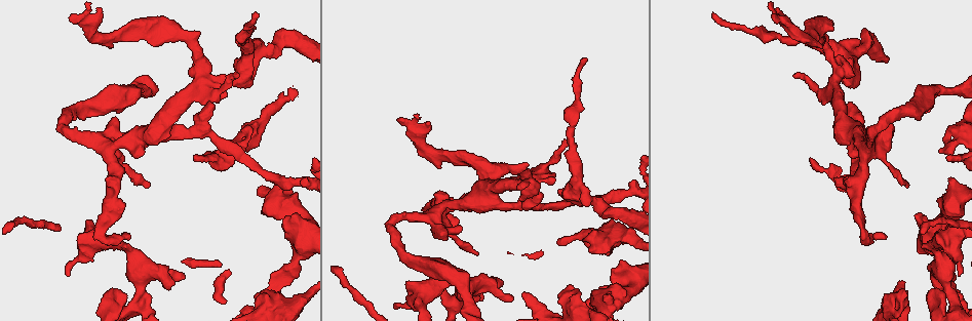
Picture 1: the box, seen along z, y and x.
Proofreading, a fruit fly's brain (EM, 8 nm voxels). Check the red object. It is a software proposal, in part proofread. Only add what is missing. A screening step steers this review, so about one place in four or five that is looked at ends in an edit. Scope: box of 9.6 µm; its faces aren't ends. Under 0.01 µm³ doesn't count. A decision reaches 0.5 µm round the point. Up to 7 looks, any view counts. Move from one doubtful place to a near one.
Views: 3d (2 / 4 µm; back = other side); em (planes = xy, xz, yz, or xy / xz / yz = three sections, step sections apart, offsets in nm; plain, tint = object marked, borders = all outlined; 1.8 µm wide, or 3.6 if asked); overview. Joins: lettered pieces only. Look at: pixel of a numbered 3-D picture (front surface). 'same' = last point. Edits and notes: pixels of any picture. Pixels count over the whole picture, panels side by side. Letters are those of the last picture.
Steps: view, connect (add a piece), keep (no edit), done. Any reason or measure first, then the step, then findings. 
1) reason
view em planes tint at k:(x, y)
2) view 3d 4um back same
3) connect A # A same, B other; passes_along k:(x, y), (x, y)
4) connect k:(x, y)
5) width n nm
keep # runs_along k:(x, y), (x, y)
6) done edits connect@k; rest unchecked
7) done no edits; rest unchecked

calibre changes
view em 3.6um xy step 4 plain at 1:(440, 155)

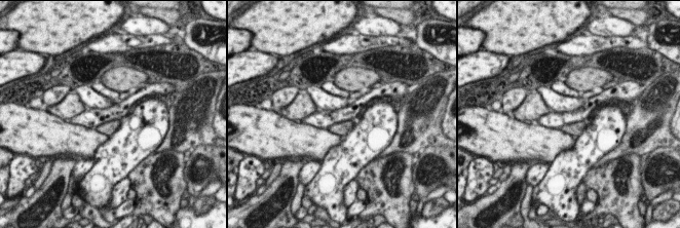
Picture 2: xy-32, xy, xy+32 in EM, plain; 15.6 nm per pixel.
see the neighbours
view em 3.6um xy step 4 borders same

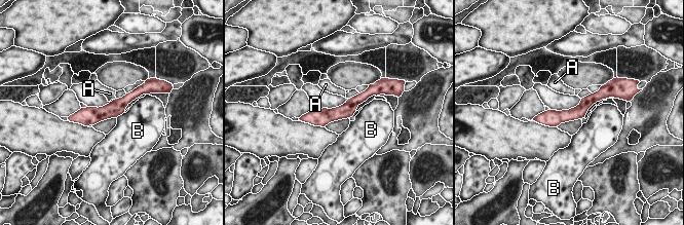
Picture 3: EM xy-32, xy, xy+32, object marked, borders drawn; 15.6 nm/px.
longest_contact B 150 nm
keep # A other, B other; border 3:(123, 112), (116, 117); no lettered piece goes on from it

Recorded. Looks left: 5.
thick end
view 3d 2um at 1:(519, 199)

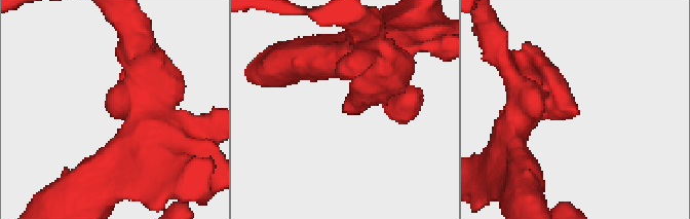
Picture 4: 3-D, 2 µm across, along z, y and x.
shape alone is not enough
view em yz step 4 borders at 4:(577, 114)

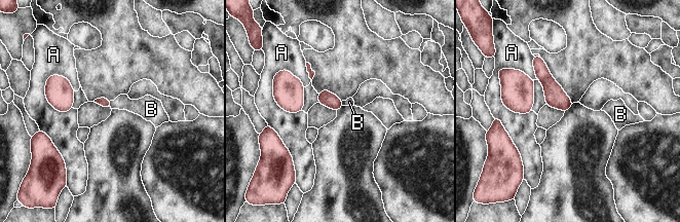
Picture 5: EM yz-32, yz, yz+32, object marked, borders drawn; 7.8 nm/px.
keep # A other, B other; border 5:(109, 101), (111, 107); none of them fits

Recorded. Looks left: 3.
branch stops here
view 3d 4um at 1:(236, 77)

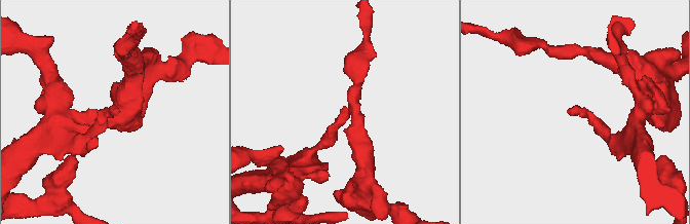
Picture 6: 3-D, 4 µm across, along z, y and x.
shape alone is not enough
view em planes tint at 6:(568, 112)

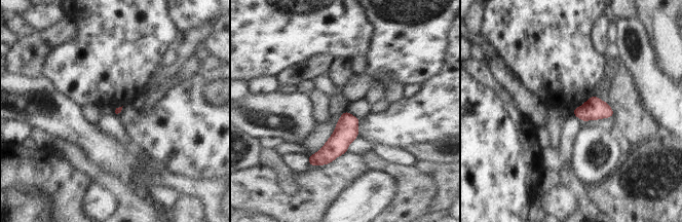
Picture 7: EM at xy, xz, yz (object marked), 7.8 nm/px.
view em planes borders same

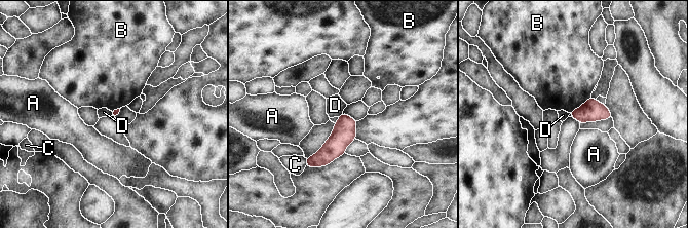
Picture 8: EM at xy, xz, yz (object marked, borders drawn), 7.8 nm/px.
keep # A other, B other, C other, D other; runs_along 8:(354, 122), (317, 160), (309, 163); no lettered piece goes on from it

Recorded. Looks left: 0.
done no edits; rest unchecked

